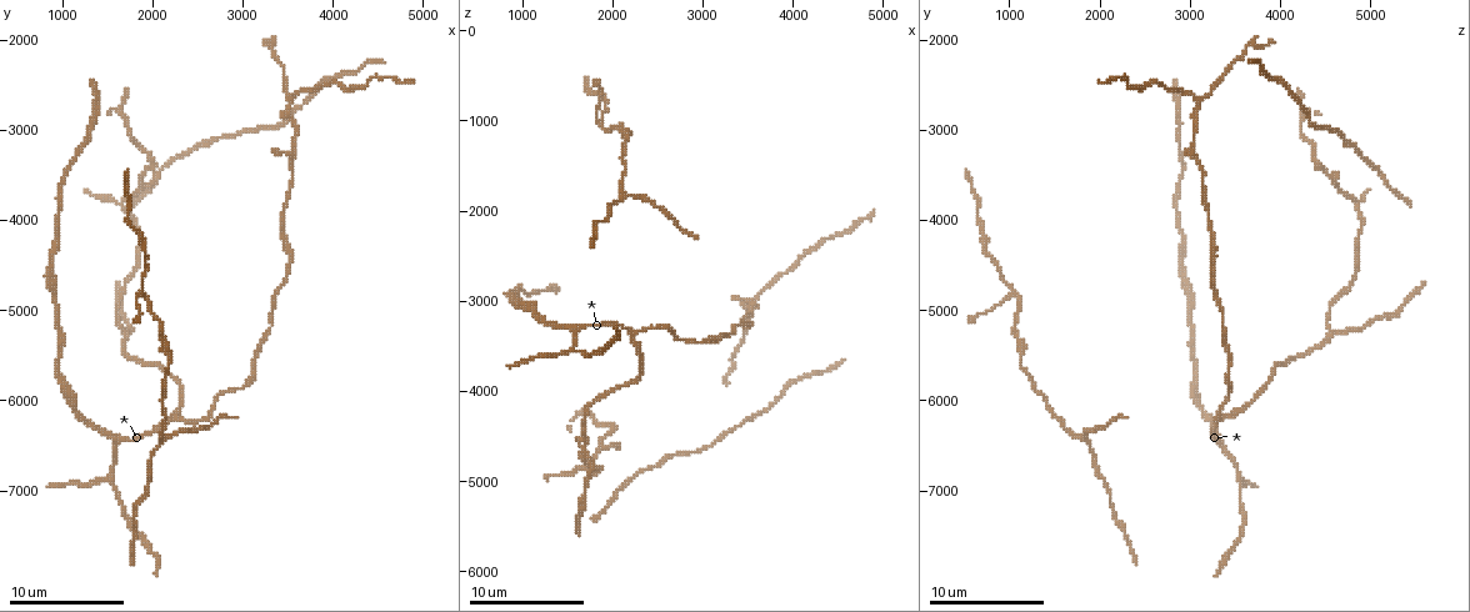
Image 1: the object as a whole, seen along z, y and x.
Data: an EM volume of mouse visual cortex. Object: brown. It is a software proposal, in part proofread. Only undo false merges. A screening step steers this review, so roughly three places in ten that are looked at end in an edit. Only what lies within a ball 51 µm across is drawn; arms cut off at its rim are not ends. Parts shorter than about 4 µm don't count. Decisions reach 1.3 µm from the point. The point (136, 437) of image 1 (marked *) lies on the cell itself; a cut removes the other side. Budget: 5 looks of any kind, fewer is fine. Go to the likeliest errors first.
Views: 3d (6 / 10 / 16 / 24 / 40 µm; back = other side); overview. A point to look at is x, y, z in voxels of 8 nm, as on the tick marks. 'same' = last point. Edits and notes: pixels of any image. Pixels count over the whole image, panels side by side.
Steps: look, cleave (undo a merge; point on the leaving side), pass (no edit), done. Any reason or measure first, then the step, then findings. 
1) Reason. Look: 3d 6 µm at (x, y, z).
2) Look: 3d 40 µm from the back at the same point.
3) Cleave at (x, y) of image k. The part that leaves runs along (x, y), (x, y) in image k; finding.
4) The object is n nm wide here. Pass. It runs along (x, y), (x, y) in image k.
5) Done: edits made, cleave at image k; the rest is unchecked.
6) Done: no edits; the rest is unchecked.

Three arms meet. Look: 3d 10 µm at (1700, 5250, 4550).

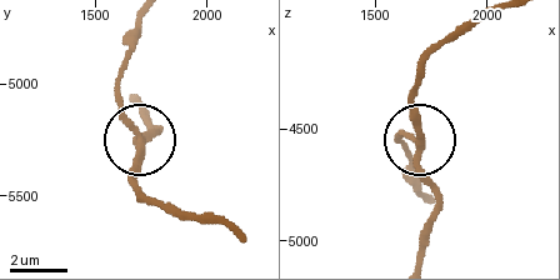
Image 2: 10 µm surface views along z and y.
3 arms meet here. Pass. It runs along (469, 20), (433, 53), (419, 89), (419, 168), (433, 215) in image 2; continuous, no second cell.

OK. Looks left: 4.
Thin arm on a thick one. Look: 3d 10 µm at (3550, 2700, 3100).

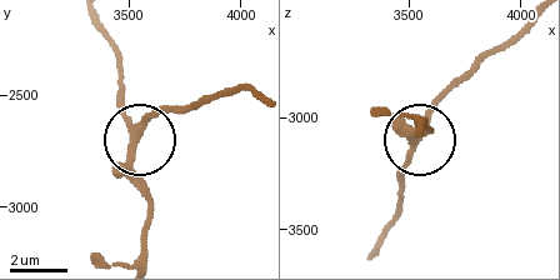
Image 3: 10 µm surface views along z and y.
The side arm is 10 µm long. Pass. All the same cell.

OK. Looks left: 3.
A fork. Look: 3d 16 µm at (1900, 3600, 4600).

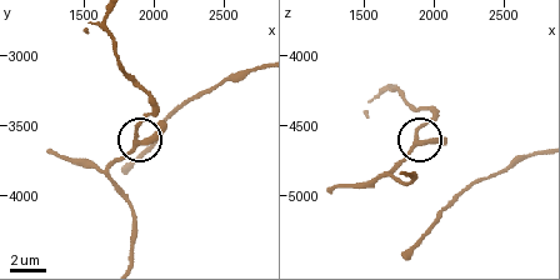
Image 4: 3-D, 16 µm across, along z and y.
The object is 270 nm wide here. Pass. One cell here.

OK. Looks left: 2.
Done: no edits; the rest is unchecked.

